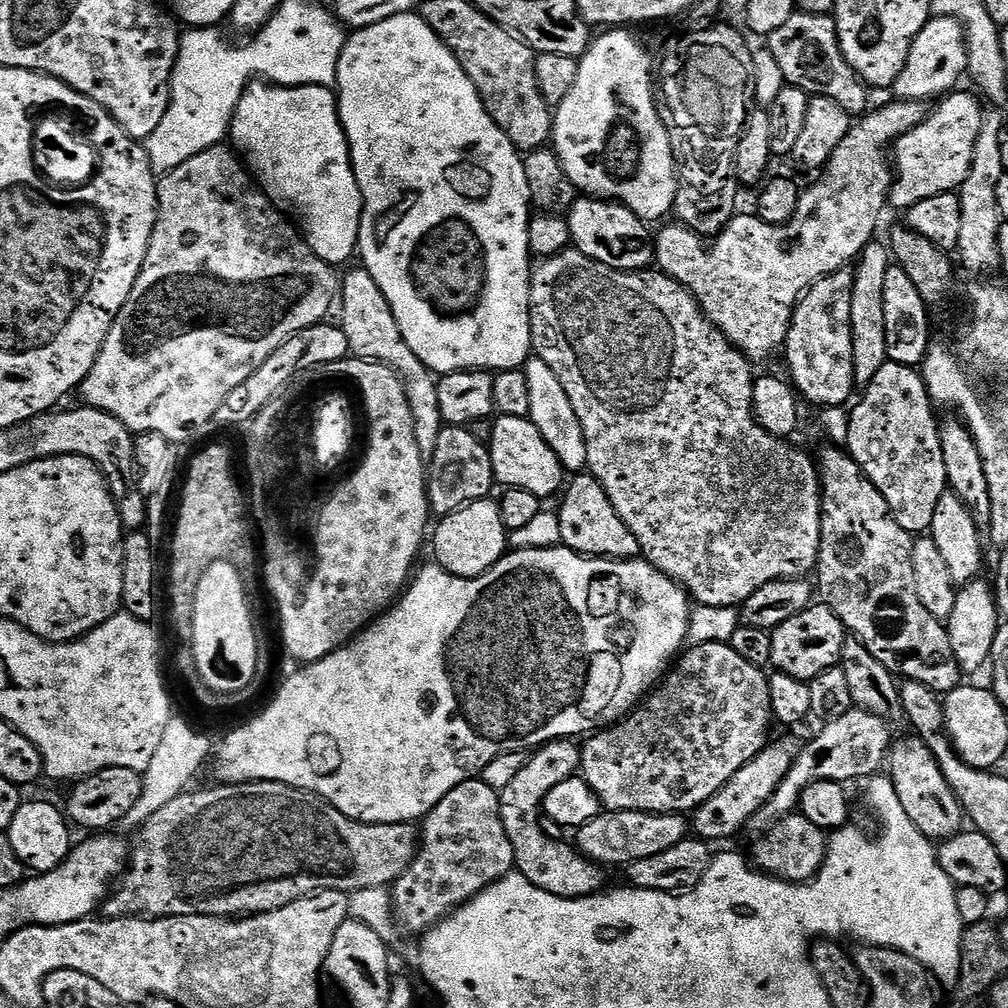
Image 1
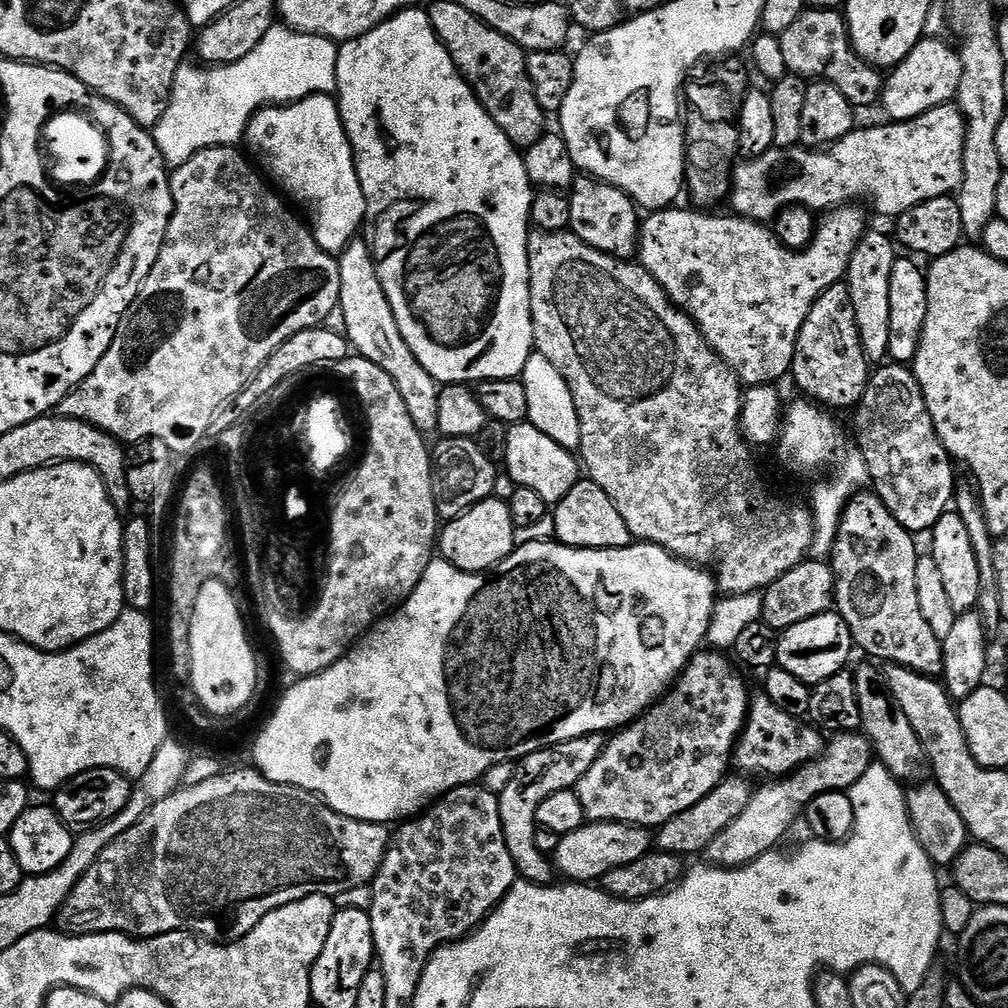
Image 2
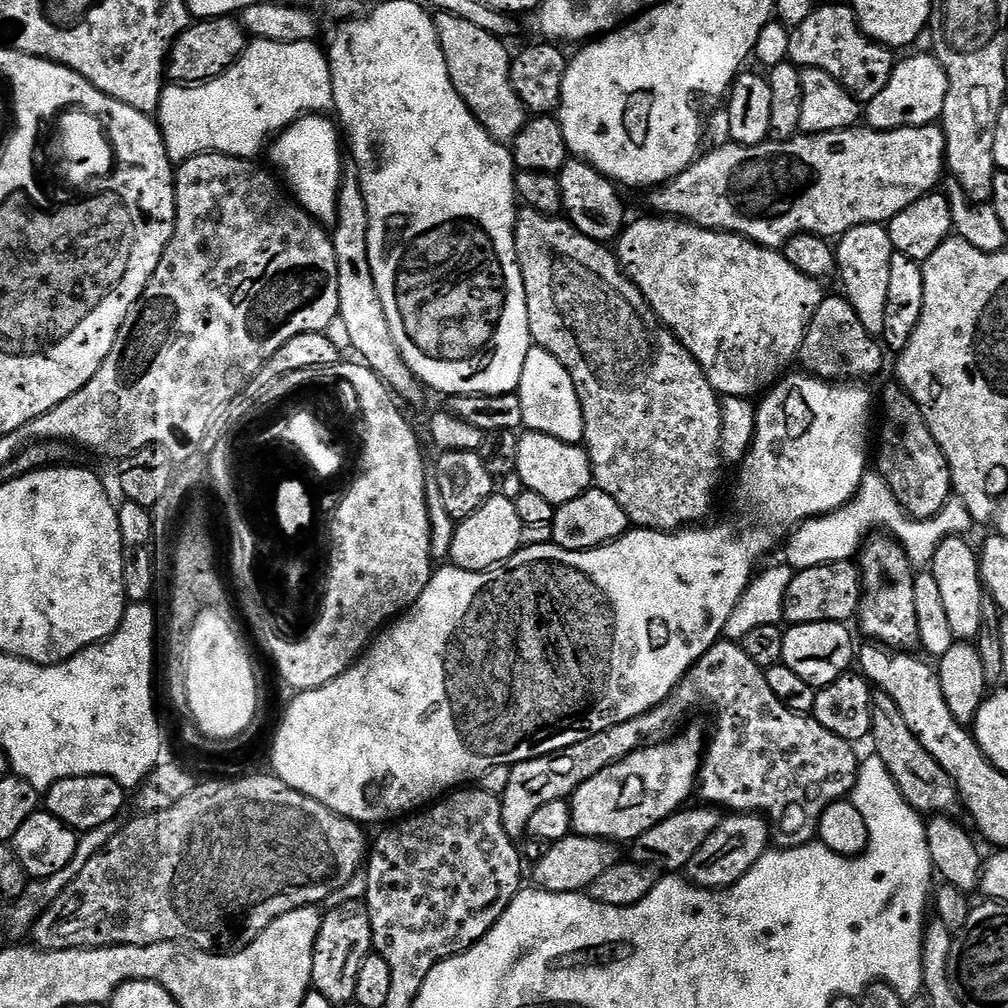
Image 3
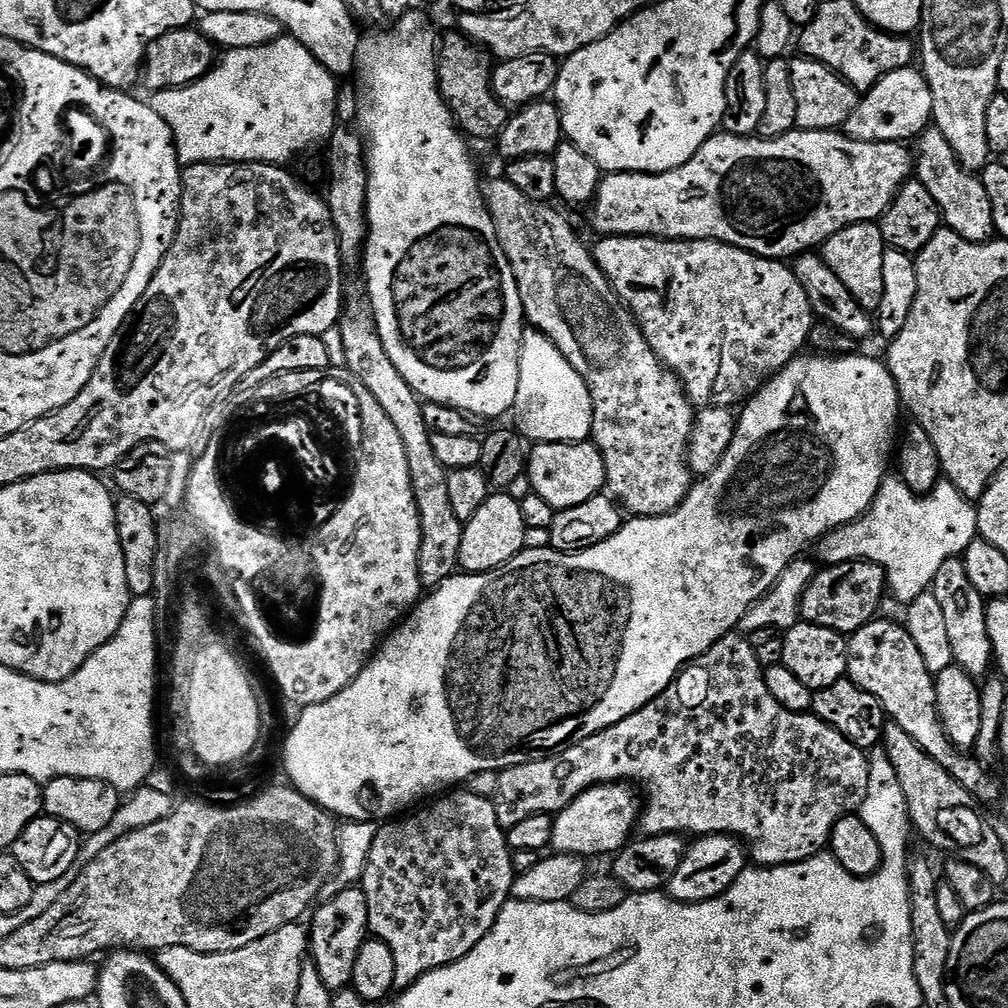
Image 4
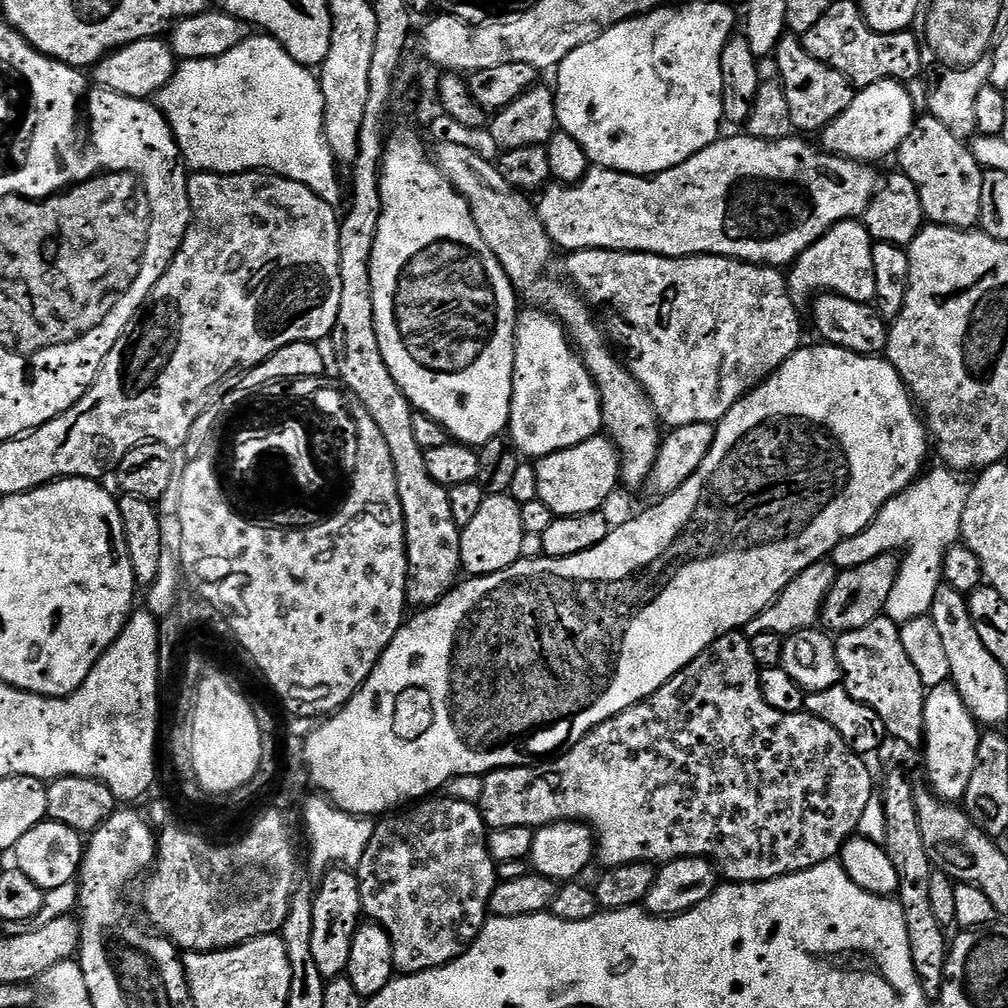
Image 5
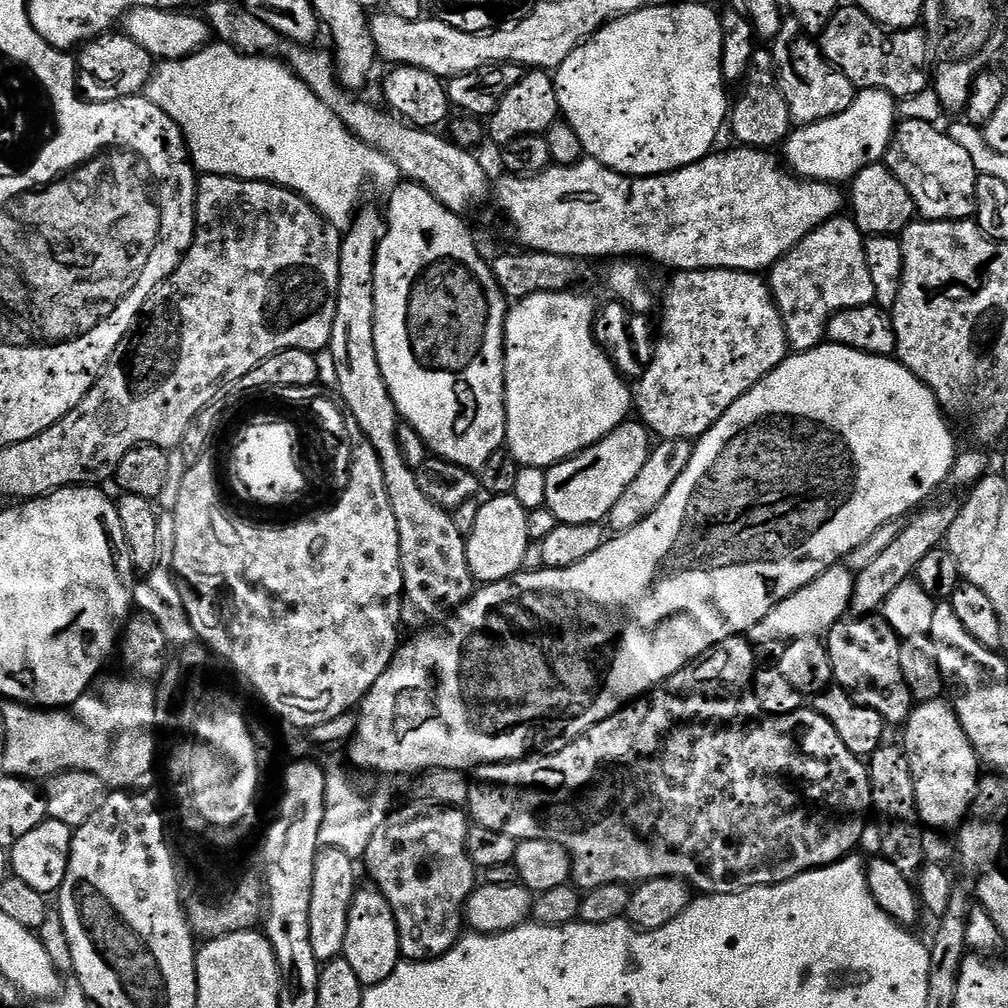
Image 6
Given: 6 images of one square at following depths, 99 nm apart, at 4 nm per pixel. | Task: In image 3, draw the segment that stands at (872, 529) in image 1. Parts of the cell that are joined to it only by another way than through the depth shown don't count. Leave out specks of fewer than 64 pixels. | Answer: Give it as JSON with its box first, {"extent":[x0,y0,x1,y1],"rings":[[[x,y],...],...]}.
{"extent":[858,534,920,650],"rings":[[[876,534],[863,545],[858,556],[862,595],[858,621],[869,641],[893,650],[912,650],[920,643],[918,618],[914,610],[914,565],[899,541],[887,534]]]}

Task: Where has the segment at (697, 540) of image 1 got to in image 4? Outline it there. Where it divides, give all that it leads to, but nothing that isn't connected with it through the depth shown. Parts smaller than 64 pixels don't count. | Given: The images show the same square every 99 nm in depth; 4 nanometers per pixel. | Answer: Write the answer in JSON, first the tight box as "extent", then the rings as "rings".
{"extent":[486,178,696,517],"rings":[[[507,178],[500,180],[487,181],[486,199],[490,214],[496,220],[496,233],[500,239],[500,245],[504,247],[506,258],[510,262],[510,266],[516,275],[518,282],[518,294],[522,298],[522,306],[524,307],[525,321],[535,331],[546,334],[546,338],[550,338],[550,342],[554,342],[554,346],[558,346],[558,350],[562,350],[562,354],[566,358],[566,362],[570,362],[570,366],[574,366],[574,370],[578,370],[578,374],[582,374],[582,378],[586,382],[586,386],[590,390],[590,398],[592,399],[592,435],[591,443],[596,445],[596,449],[602,454],[604,459],[604,478],[606,488],[609,493],[625,509],[626,507],[632,511],[633,517],[637,516],[665,516],[668,512],[673,512],[678,505],[688,497],[688,491],[692,488],[694,477],[692,471],[688,468],[688,443],[692,437],[692,427],[696,422],[696,412],[694,405],[688,398],[688,393],[684,390],[684,384],[680,381],[679,376],[671,372],[666,365],[660,361],[654,354],[654,350],[650,346],[650,342],[646,342],[646,338],[640,329],[640,323],[636,321],[635,316],[628,311],[625,305],[621,304],[616,291],[612,289],[612,283],[604,277],[604,271],[596,264],[596,258],[591,247],[588,248],[580,241],[578,233],[572,229],[572,224],[560,212],[555,212],[548,202],[531,200],[526,198],[526,194],[522,194],[514,186],[510,186]]]}

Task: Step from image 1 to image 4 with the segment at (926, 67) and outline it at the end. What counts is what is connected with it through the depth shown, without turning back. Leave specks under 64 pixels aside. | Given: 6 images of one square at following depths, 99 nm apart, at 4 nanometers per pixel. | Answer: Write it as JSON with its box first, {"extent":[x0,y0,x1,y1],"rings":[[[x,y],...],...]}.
{"extent":[850,66,932,142],"rings":[[[909,66],[886,74],[869,92],[863,93],[850,121],[850,134],[862,142],[915,141],[932,124],[932,95],[923,71]]]}

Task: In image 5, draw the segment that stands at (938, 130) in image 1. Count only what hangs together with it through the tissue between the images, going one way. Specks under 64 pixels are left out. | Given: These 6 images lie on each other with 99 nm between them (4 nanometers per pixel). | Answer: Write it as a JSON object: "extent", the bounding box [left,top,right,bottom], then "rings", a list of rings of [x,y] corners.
{"extent":[535,134,878,266],"rings":[[[747,134],[741,136],[728,136],[718,138],[710,146],[706,146],[698,154],[694,154],[686,162],[674,166],[665,172],[659,172],[657,176],[632,176],[629,172],[615,172],[609,168],[599,166],[589,167],[577,184],[567,186],[552,182],[539,193],[535,201],[536,213],[540,215],[540,221],[548,230],[553,245],[565,253],[577,252],[578,250],[614,250],[615,252],[645,252],[646,254],[658,254],[659,256],[725,256],[731,260],[745,260],[747,264],[761,266],[788,266],[796,260],[822,234],[840,224],[844,220],[855,220],[863,217],[865,210],[870,206],[878,187],[878,175],[871,163],[862,160],[851,160],[845,156],[836,156],[833,152],[824,151],[823,147],[807,144],[804,138],[789,138],[787,140],[759,140]]]}

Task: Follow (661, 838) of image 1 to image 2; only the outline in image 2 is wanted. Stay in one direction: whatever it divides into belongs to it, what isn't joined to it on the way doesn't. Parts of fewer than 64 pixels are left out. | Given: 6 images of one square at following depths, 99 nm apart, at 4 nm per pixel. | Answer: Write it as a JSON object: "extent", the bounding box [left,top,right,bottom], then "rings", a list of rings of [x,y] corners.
{"extent":[554,822,654,882],"rings":[[[585,822],[578,830],[559,837],[555,842],[554,868],[568,882],[603,881],[610,870],[618,870],[618,866],[627,866],[629,862],[638,862],[638,858],[654,848],[653,833],[634,824]]]}

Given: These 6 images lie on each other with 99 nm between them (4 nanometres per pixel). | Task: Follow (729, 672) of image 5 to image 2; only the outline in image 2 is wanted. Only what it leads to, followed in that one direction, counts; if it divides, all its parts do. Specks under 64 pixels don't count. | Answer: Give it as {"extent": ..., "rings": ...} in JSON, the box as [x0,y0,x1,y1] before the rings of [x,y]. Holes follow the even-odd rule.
{"extent":[498,695,826,886],"rings":[[[753,695],[748,705],[748,722],[744,725],[740,741],[736,743],[735,767],[749,777],[783,778],[805,764],[819,760],[826,747],[825,737],[815,727],[800,729],[800,724],[797,717],[786,714],[786,710],[778,710],[778,706],[774,706],[768,696]],[[600,734],[583,736],[530,754],[516,764],[516,772],[512,775],[510,786],[498,793],[502,830],[506,846],[510,850],[510,858],[514,858],[517,873],[530,883],[548,886],[553,883],[552,876],[554,877],[553,861],[544,860],[543,854],[540,853],[540,844],[536,841],[536,811],[542,799],[540,788],[548,792],[560,792],[564,788],[575,789],[586,770],[590,770],[590,766],[594,766],[594,762],[600,757],[605,743],[605,737]]]}

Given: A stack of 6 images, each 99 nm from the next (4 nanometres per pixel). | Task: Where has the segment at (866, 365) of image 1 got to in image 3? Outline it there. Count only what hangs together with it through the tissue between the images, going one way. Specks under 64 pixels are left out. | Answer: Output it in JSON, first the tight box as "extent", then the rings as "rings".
{"extent":[834,224,894,338],"rings":[[[884,224],[854,226],[839,237],[834,248],[838,280],[844,283],[843,295],[852,303],[862,326],[874,338],[883,337],[886,326],[886,297],[890,294],[890,262],[894,249]]]}

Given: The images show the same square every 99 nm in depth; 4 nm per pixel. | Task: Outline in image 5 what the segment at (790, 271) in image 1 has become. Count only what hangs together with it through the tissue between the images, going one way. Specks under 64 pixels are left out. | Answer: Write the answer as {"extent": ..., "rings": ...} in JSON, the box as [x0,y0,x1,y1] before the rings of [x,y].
{"extent":[559,248,801,429],"rings":[[[597,248],[578,250],[561,257],[559,275],[567,283],[593,305],[609,304],[636,331],[636,344],[640,347],[640,353],[637,354],[636,361],[630,364],[630,371],[644,388],[661,425],[669,429],[694,426],[694,422],[715,425],[742,397],[747,396],[759,384],[763,384],[773,372],[778,371],[795,354],[797,348],[801,347],[800,316],[796,313],[799,312],[798,306],[788,295],[788,282],[785,273],[779,267],[747,264],[745,260],[731,260],[725,256],[659,256],[645,252],[615,252]]]}

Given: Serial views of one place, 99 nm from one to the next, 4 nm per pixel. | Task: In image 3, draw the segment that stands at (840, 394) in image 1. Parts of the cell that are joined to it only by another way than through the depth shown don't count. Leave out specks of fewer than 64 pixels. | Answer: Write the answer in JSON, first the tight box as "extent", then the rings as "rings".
{"extent":[798,295,885,382],"rings":[[[825,295],[804,335],[798,364],[809,376],[829,382],[868,382],[884,368],[885,349],[862,326],[862,318],[843,295]]]}

